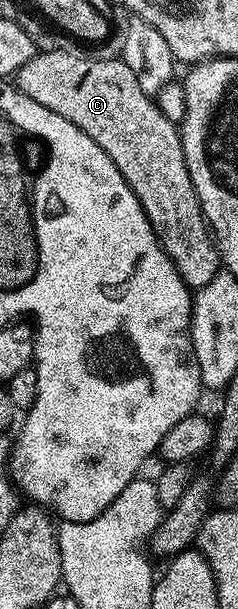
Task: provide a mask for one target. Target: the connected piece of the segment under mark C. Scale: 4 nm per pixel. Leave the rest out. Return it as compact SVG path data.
M68 48L53 52L36 52L29 60L29 64L25 64L18 72L17 85L19 90L25 92L25 96L29 96L29 100L37 100L37 104L49 108L49 112L57 112L57 116L65 116L65 120L69 120L69 124L81 128L81 132L85 132L85 136L89 136L89 140L93 140L97 144L97 148L101 148L101 152L105 152L105 156L109 156L109 160L113 160L117 172L121 172L121 176L127 181L129 188L137 196L145 216L150 220L151 225L155 227L155 234L159 238L159 246L169 256L169 260L173 260L173 268L177 268L183 283L192 291L201 289L201 287L209 284L209 280L213 280L213 276L217 276L221 272L221 259L213 241L211 228L207 225L207 217L203 214L199 197L193 188L193 180L189 180L189 168L185 164L185 152L183 151L180 127L176 123L170 122L161 112L158 101L152 95L146 94L141 88L141 84L137 84L137 76L133 76L133 68L129 68L129 64L125 64L122 57L100 58L92 56L92 58L86 58L83 54L74 54L73 50Z

